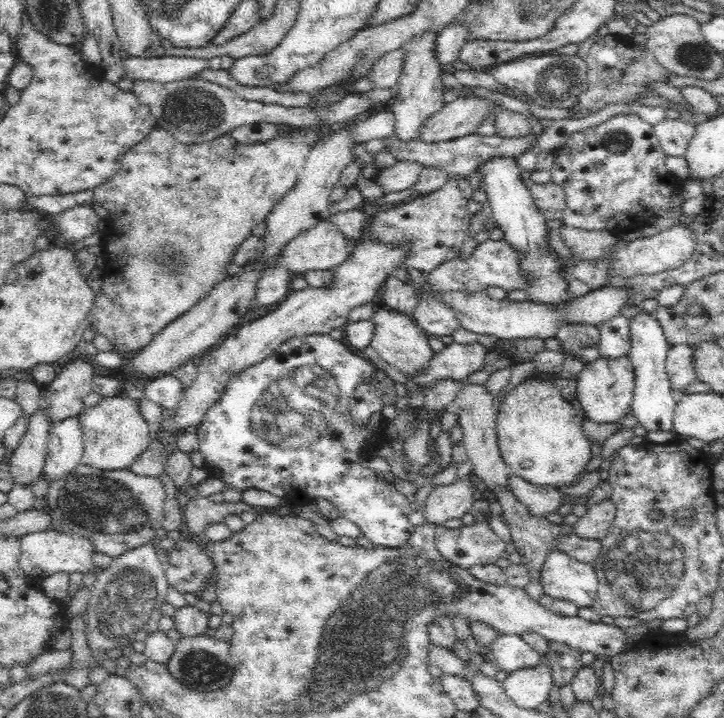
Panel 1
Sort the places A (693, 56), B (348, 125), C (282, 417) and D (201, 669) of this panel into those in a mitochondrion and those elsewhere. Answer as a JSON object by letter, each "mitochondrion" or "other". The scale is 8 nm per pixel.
{"A":"mitochondrion","B":"other","C":"mitochondrion","D":"mitochondrion"}

